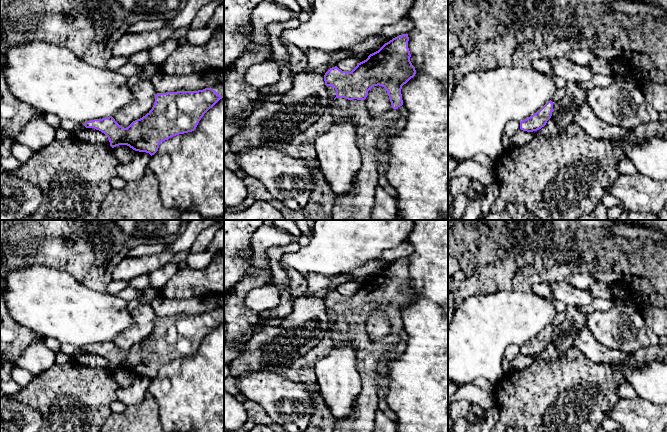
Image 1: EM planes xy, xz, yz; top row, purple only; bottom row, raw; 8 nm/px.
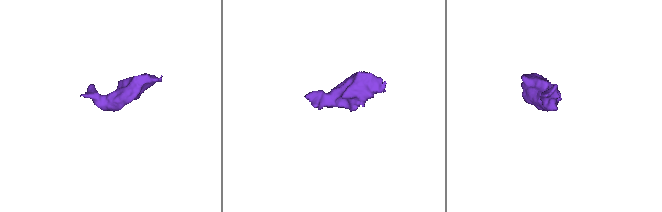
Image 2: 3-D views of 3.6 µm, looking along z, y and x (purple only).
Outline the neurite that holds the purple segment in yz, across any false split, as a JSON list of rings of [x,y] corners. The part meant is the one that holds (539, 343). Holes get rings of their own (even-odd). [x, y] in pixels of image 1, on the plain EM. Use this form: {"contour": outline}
{"contour": [[[548,325],[539,335],[532,340],[520,346],[520,353],[527,356],[533,356],[541,353],[551,342],[553,335],[553,326]]]}

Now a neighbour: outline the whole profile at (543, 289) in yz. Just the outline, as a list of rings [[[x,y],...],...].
[[[535,282],[529,290],[544,298],[552,296],[551,286],[546,282]]]

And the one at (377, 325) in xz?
[[[374,310],[368,315],[365,323],[370,342],[375,342],[380,347],[380,341],[392,333],[387,315],[382,310]]]

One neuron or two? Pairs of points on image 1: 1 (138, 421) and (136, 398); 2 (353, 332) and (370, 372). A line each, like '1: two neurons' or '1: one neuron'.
1: two neurons
2: one neuron

